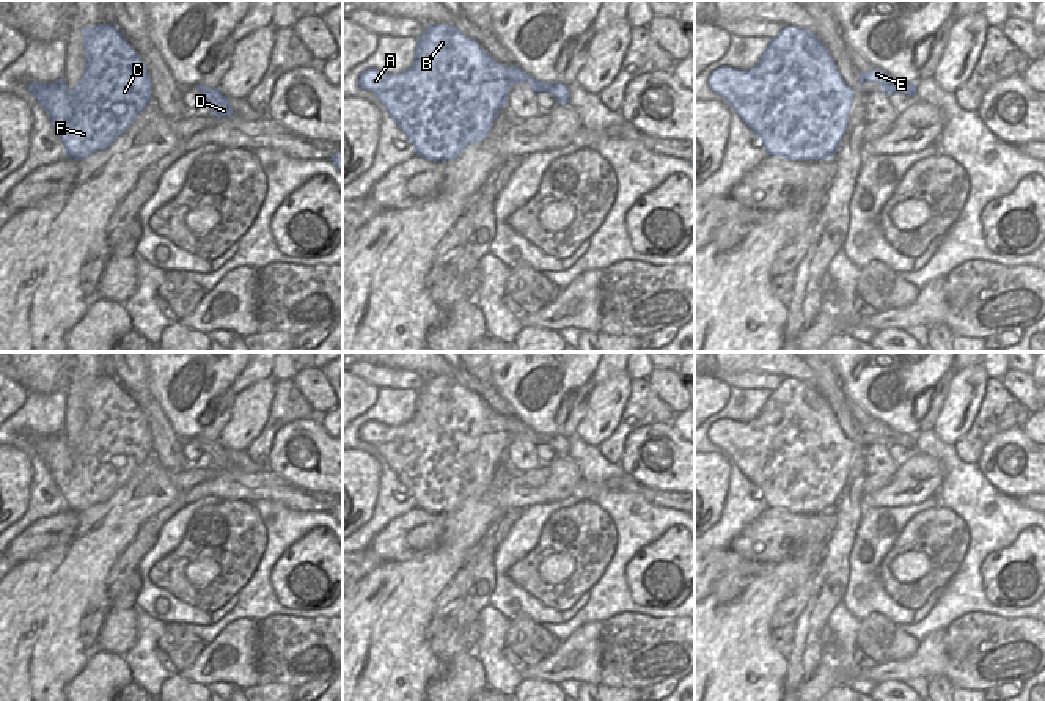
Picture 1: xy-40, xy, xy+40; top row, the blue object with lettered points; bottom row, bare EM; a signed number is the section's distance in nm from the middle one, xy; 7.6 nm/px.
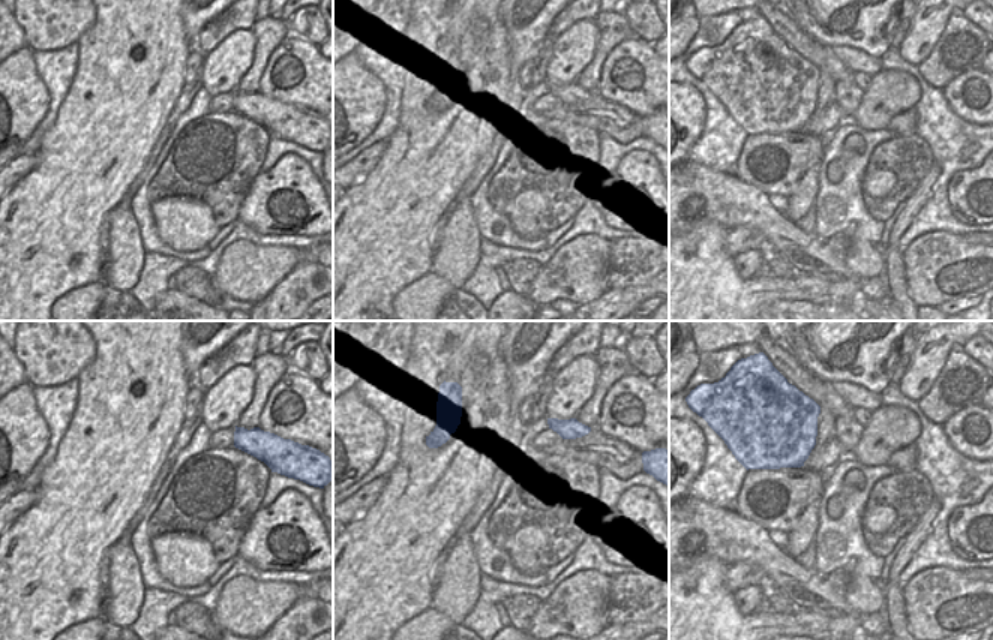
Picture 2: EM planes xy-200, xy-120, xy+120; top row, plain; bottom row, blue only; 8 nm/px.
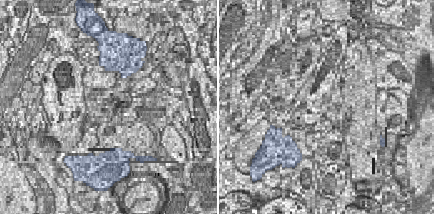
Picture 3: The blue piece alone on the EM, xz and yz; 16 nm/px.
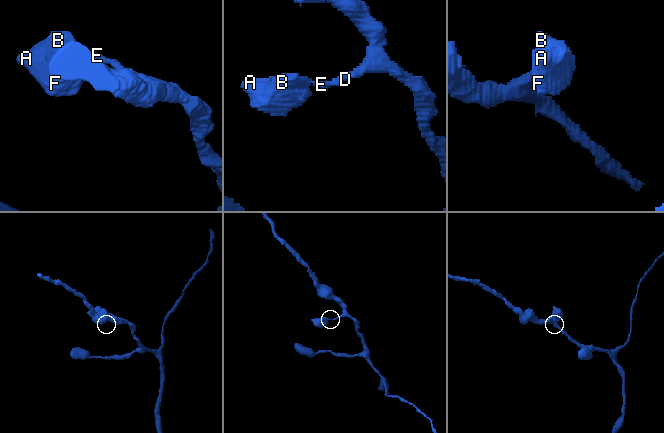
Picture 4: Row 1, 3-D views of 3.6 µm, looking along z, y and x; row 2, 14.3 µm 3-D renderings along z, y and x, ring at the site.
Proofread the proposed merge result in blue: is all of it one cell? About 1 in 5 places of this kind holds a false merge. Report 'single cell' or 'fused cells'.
single cell

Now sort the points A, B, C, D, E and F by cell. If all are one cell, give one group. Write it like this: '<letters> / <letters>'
A B C D E F

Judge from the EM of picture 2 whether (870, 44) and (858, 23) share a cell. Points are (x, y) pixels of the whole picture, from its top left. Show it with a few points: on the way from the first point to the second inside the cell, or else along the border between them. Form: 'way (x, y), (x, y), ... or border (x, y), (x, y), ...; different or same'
way (870, 39), (863, 27); same

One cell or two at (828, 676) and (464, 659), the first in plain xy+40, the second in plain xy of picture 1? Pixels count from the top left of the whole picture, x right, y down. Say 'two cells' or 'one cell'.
one cell

